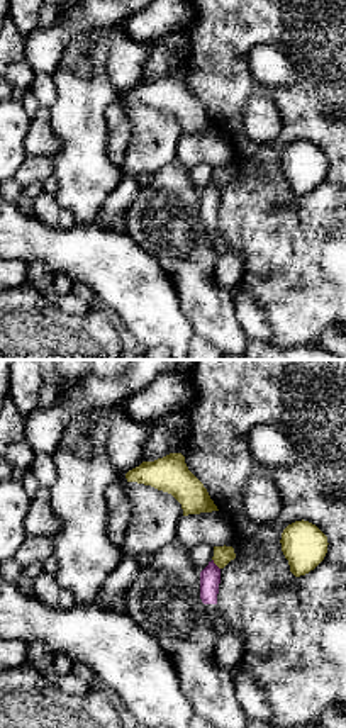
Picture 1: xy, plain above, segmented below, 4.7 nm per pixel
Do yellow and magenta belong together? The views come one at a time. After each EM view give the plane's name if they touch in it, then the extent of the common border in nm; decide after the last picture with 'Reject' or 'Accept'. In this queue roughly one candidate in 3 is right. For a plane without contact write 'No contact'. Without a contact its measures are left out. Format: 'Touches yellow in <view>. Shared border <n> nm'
Touches yellow in xy. Shared border 70 nm

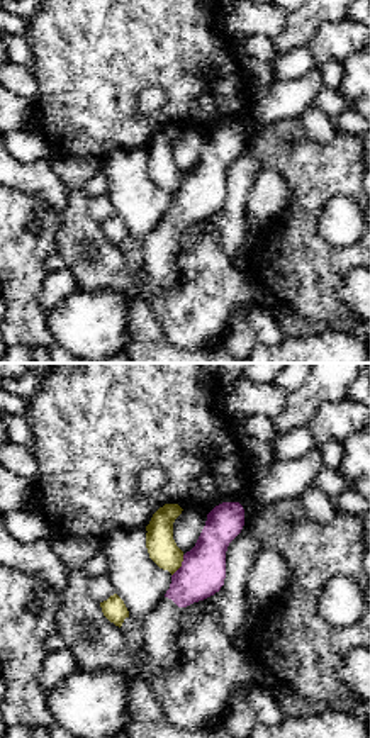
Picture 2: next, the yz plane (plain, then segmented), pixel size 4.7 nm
Touches yellow in yz. Shared border 120 nm

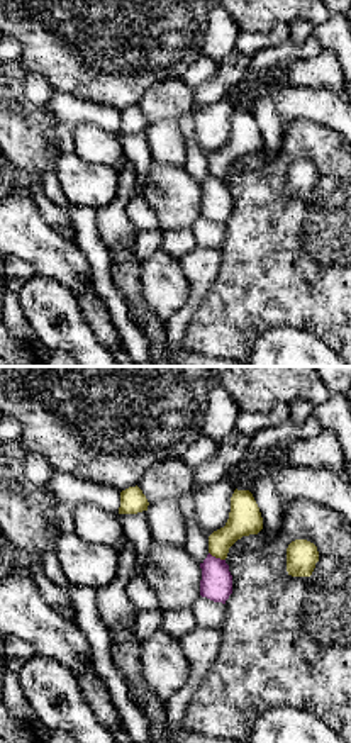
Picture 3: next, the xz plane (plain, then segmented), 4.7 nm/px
Touches yellow in xz. Shared border 90 nm

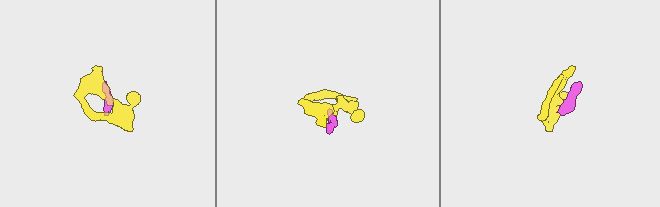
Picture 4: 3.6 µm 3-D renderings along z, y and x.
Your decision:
Reject

